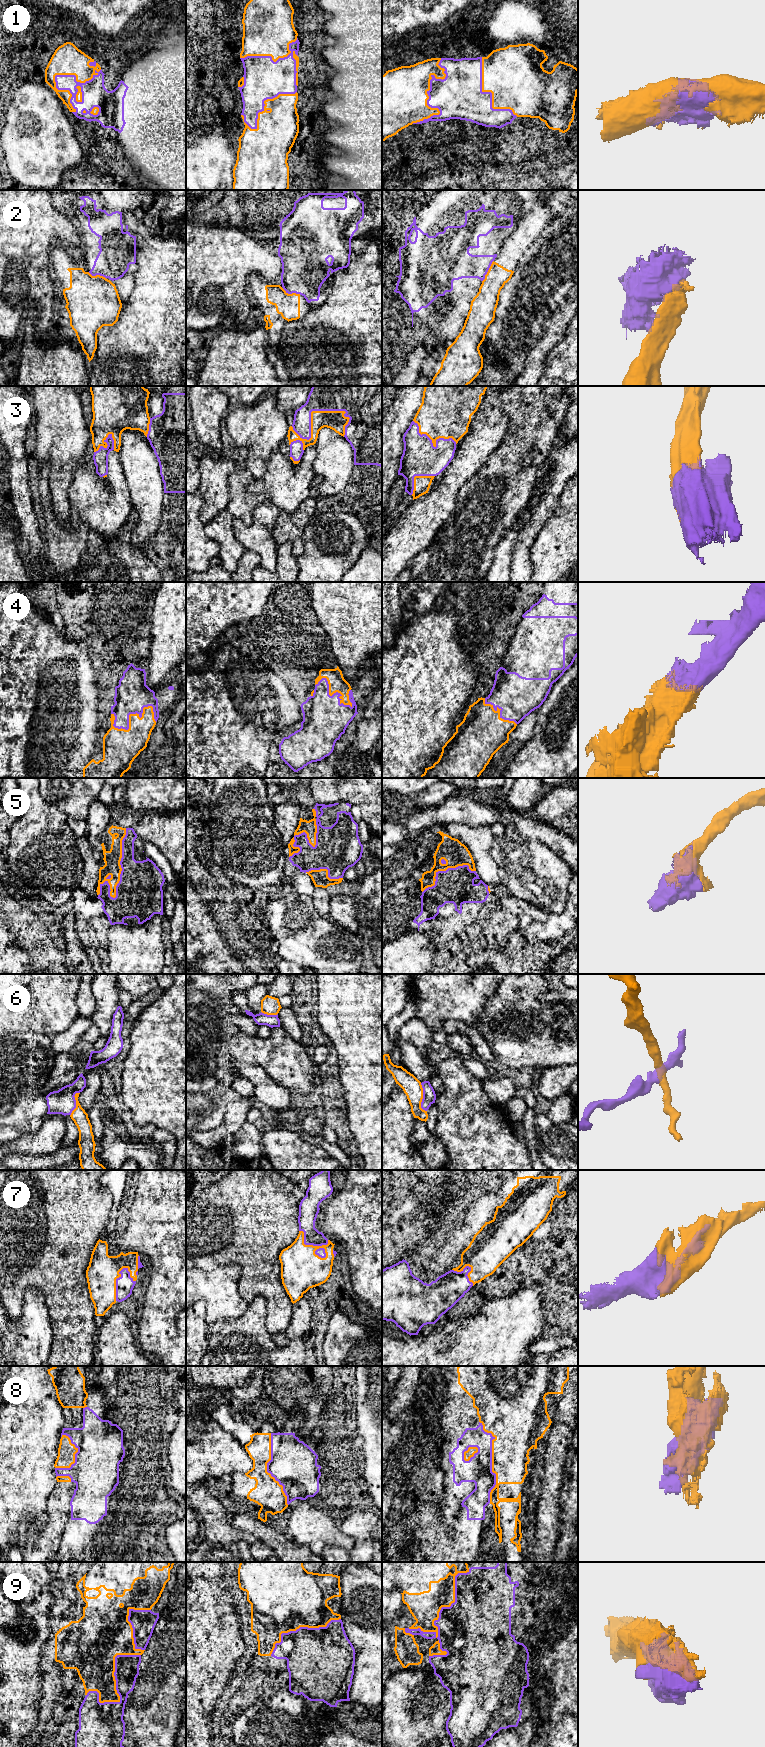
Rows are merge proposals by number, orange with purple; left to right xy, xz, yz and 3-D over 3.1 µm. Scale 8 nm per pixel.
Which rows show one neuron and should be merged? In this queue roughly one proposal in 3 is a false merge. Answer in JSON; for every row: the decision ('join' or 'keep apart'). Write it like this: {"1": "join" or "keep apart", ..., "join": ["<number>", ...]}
{"1": "join", "2": "keep apart", "3": "join", "4": "join", "5": "join", "6": "keep apart", "7": "join", "8": "keep apart", "9": "keep apart", "join": ["1", "3", "4", "5", "7"]}

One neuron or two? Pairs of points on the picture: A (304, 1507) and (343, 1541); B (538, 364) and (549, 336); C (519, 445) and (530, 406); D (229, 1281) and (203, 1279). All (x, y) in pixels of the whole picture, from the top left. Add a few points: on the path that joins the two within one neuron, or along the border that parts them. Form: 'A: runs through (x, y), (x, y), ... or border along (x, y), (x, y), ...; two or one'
A: runs through (314, 1517), (333, 1536); one
B: runs through (538, 357), (541, 349), (547, 343); one
C: runs through (529, 435), (530, 416); one
D: runs through (223, 1281), (209, 1281); one

